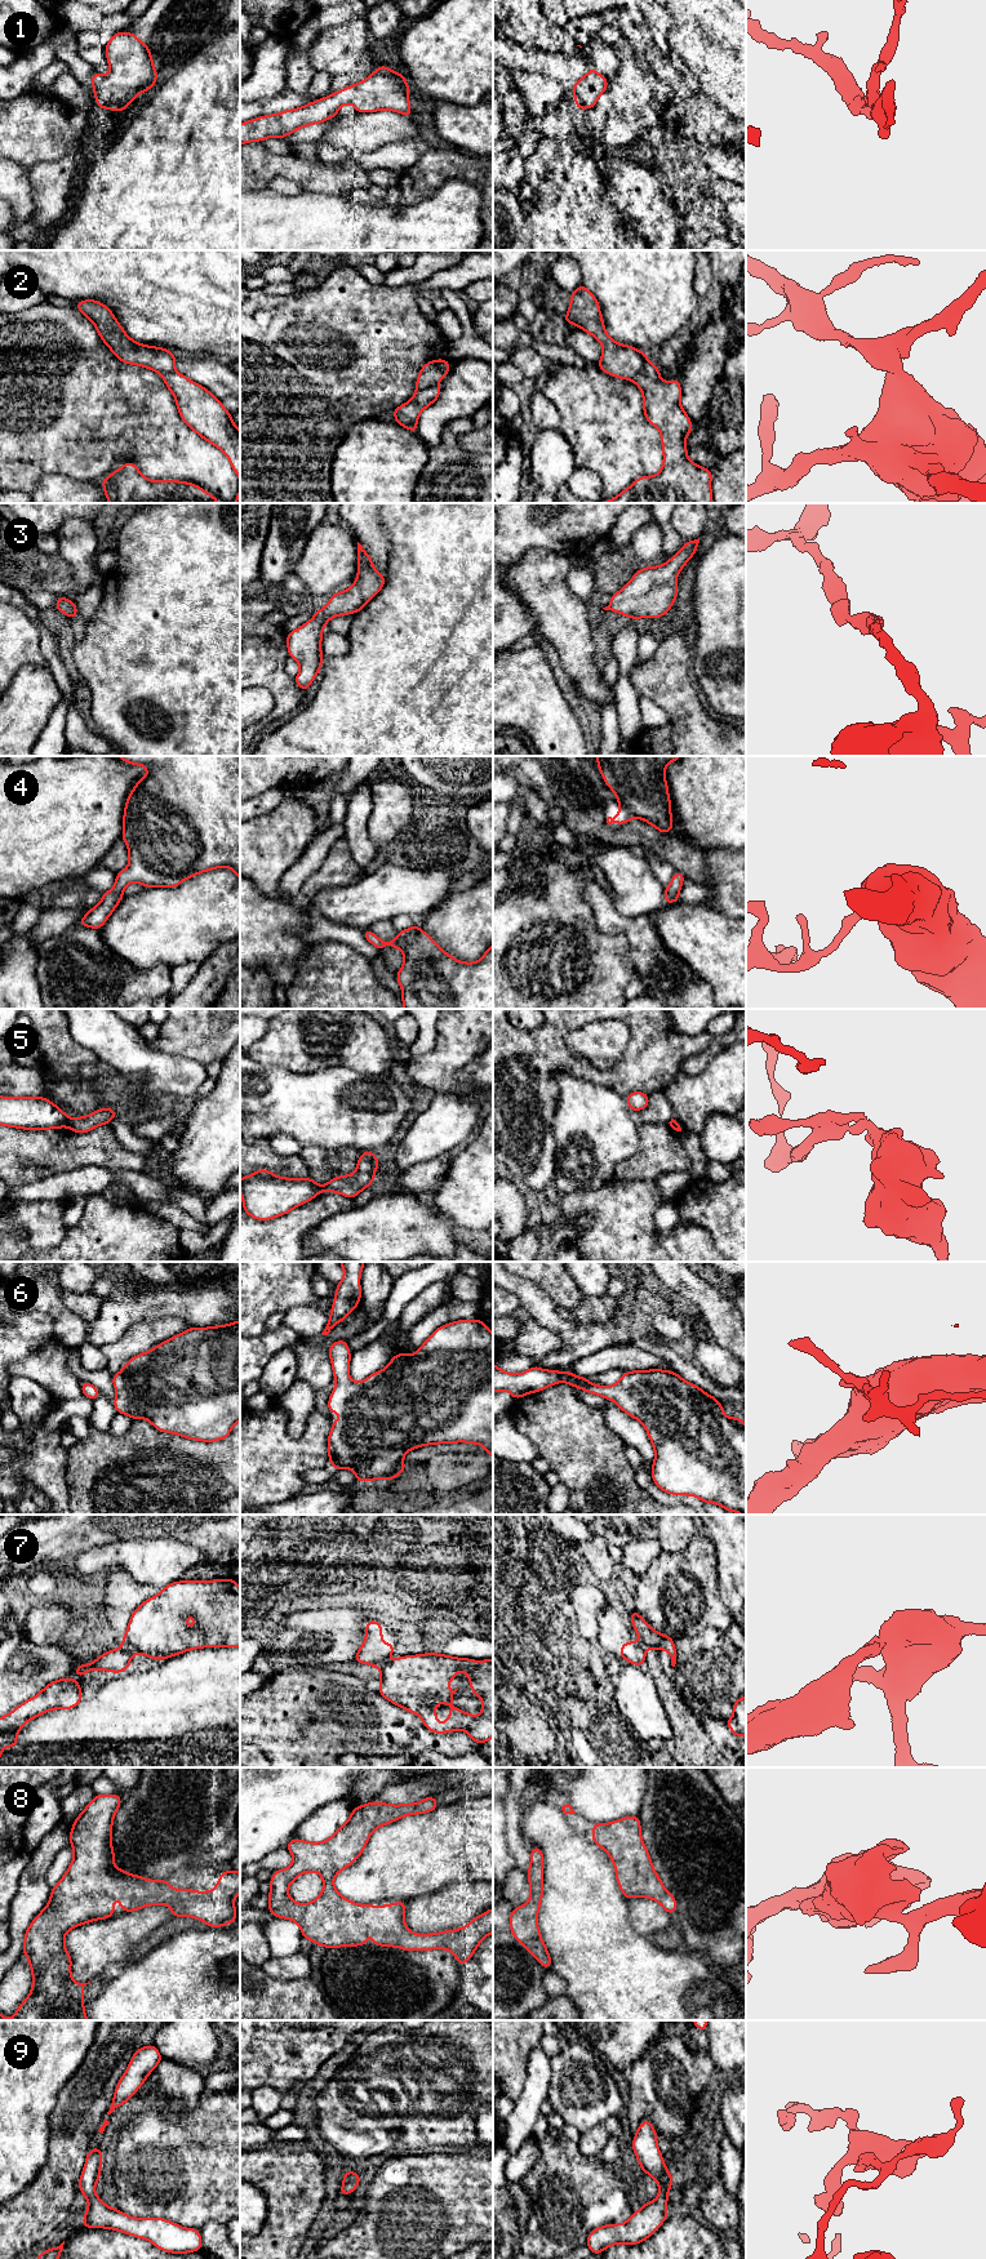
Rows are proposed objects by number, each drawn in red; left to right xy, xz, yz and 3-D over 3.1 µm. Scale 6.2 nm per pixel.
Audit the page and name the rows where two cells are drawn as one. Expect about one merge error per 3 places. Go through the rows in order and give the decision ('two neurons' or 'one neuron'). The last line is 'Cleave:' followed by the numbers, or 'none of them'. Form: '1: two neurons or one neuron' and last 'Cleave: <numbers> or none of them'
1: one neuron
2: two neurons
3: one neuron
4: one neuron
5: two neurons
6: one neuron
7: two neurons
8: one neuron
9: one neuron
Cleave: 2, 5, 7

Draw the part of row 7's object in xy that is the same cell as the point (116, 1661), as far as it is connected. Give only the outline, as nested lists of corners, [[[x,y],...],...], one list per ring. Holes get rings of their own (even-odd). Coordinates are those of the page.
[[[123,1640],[123,1645],[120,1649],[106,1651],[90,1664],[81,1663],[77,1668],[74,1668],[74,1671],[75,1671],[75,1675],[83,1676],[83,1677],[85,1676],[86,1671],[101,1669],[101,1671],[120,1673],[123,1671],[129,1669],[129,1664],[133,1658],[133,1654],[134,1651]]]

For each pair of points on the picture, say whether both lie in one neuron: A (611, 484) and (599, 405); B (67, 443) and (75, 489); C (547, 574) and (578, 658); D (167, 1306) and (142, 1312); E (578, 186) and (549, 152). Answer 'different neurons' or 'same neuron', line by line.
A: same neuron
B: different neurons
C: same neuron
D: same neuron
E: different neurons

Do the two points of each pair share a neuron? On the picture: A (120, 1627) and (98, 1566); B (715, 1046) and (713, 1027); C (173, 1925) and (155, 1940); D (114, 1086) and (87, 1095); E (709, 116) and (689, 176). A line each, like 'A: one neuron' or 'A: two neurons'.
A: two neurons
B: two neurons
C: one neuron
D: one neuron
E: one neuron

